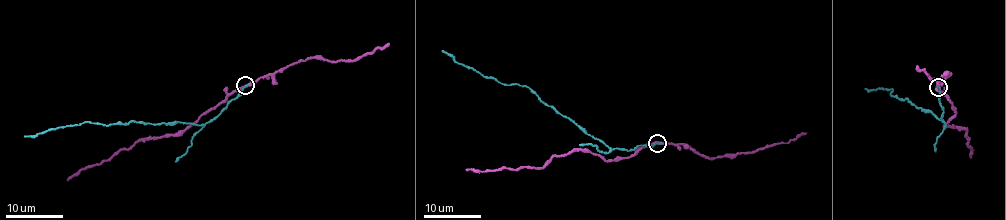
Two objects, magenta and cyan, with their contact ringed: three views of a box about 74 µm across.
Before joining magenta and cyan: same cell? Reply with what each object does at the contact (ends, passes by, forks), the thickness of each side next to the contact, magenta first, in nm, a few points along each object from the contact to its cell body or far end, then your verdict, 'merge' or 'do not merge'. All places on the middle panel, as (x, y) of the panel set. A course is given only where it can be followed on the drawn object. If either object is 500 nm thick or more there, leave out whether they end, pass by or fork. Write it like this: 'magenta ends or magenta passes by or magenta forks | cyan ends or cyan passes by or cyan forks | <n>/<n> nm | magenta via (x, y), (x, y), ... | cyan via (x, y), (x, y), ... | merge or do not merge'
magenta passes by | cyan ends | 320/200 nm | magenta via (656, 144), (644, 144), (629, 156), (606, 160), (598, 154), (572, 149), (553, 155), (538, 168), (465, 169) | cyan via (656, 144), (639, 145), (628, 151), (606, 147), (526, 86), (500, 83), (486, 78), (442, 50) | do not merge

